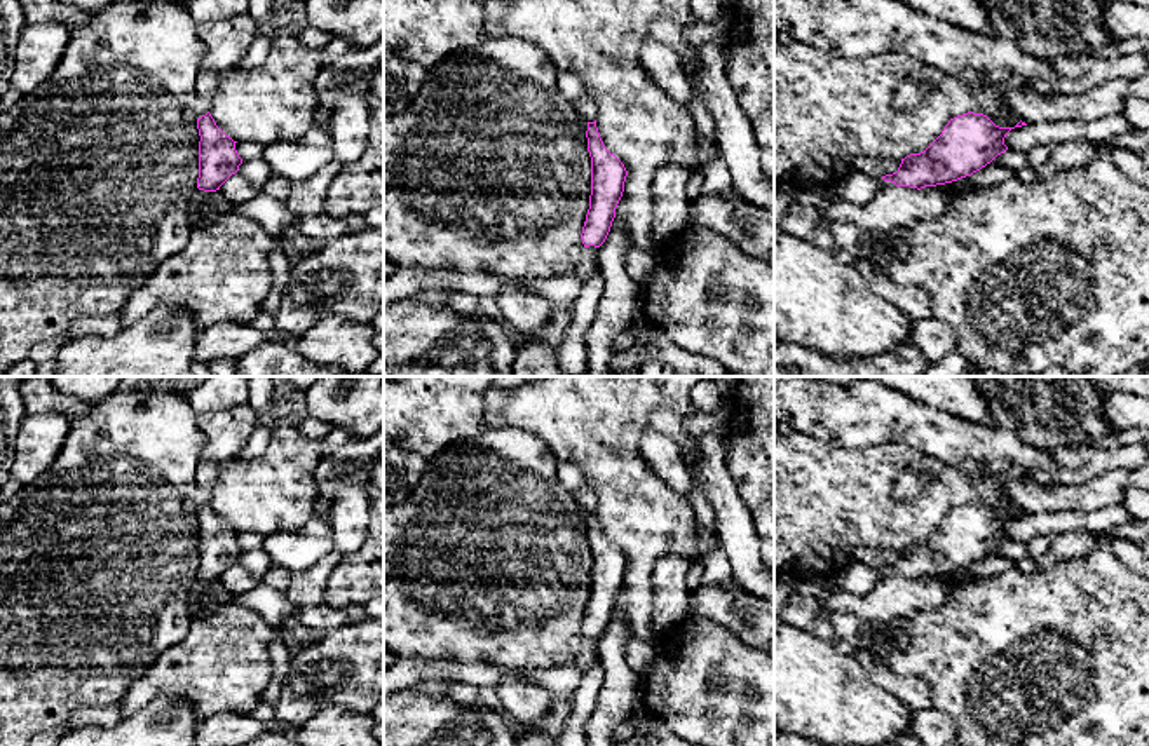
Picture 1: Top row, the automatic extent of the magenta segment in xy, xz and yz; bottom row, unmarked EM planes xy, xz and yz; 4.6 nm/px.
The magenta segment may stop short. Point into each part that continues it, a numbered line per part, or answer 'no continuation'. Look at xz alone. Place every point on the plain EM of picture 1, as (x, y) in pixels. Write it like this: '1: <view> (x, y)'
1: xz (590, 656)

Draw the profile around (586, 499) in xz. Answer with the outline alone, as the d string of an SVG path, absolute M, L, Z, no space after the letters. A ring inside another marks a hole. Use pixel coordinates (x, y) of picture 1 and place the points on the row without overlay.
M582 486L574 498L584 512L595 512L598 509L598 497L589 486Z

